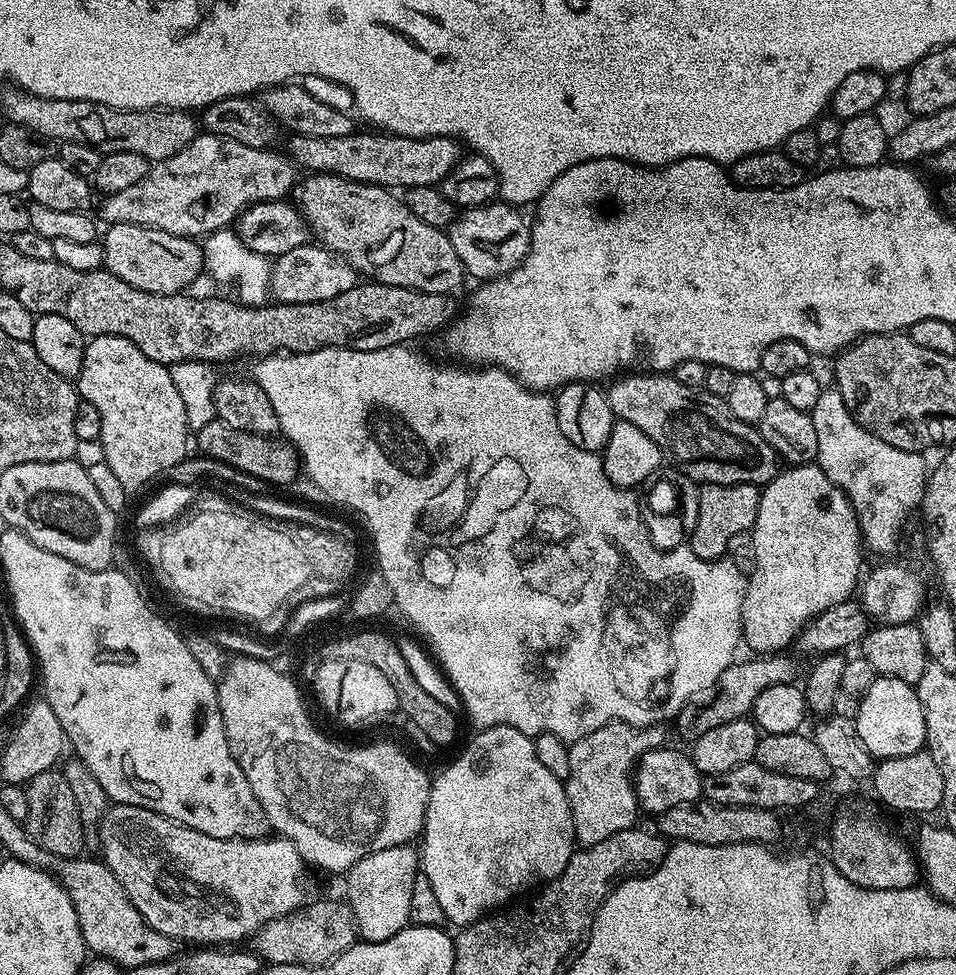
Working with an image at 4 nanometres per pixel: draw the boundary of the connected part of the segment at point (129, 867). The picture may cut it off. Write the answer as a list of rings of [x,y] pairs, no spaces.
[[[112,804],[100,823],[99,851],[102,853],[104,863],[108,865],[108,869],[118,878],[118,882],[122,882],[122,886],[126,890],[130,902],[134,902],[138,914],[142,914],[142,918],[146,918],[146,922],[150,926],[154,926],[154,930],[158,930],[158,934],[166,934],[174,942],[185,940],[188,946],[232,946],[235,945],[232,944],[235,940],[245,939],[244,941],[247,941],[255,936],[259,928],[266,926],[266,922],[274,922],[274,918],[282,918],[296,908],[303,908],[306,903],[306,897],[304,897],[306,861],[304,857],[290,841],[283,838],[268,839],[223,840],[222,838],[210,838],[210,834],[202,834],[184,824],[175,824],[170,818],[166,818],[154,810],[146,810],[142,806],[130,806],[129,804]]]

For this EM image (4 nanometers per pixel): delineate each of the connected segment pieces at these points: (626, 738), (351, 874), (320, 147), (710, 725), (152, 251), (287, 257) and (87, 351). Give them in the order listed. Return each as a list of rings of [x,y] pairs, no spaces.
[[[615,720],[594,730],[594,734],[586,734],[586,738],[571,741],[568,750],[570,774],[564,781],[564,792],[568,795],[577,845],[597,844],[610,838],[610,834],[618,834],[637,823],[636,764],[651,748],[665,747],[662,729],[660,724],[636,728],[633,724]]]
[[[412,844],[402,846],[390,846],[390,850],[378,850],[374,854],[366,854],[346,873],[348,880],[348,896],[346,902],[352,907],[352,913],[356,919],[356,931],[361,941],[373,944],[374,942],[386,942],[386,938],[394,938],[403,928],[410,924],[410,890],[414,890],[414,882],[422,868],[422,856],[415,852]]]
[[[353,130],[342,138],[293,135],[286,152],[293,164],[301,169],[308,168],[304,170],[309,173],[328,172],[332,176],[341,176],[359,184],[377,184],[379,188],[389,190],[407,190],[418,186],[437,187],[462,159],[462,144],[455,136],[410,138],[367,131]]]
[[[768,654],[763,658],[752,658],[756,660],[741,659],[722,670],[722,674],[718,674],[718,682],[706,686],[706,690],[698,690],[698,694],[691,696],[681,706],[674,717],[677,730],[688,742],[694,742],[702,734],[706,734],[706,730],[714,730],[714,726],[745,719],[751,713],[754,698],[758,698],[758,694],[762,694],[766,686],[791,684],[801,675],[799,662],[788,655]]]
[[[110,224],[107,225],[106,231],[108,233],[104,237],[102,236],[104,245],[103,271],[114,274],[114,278],[122,278],[122,282],[126,282],[138,290],[146,290],[163,296],[174,296],[191,289],[188,287],[199,278],[200,272],[202,276],[205,271],[204,249],[195,239],[166,234],[166,230],[147,228],[137,224]]]
[[[316,242],[298,246],[298,250],[289,250],[275,257],[272,264],[270,296],[281,304],[317,304],[330,298],[346,294],[358,283],[358,273],[348,265],[347,259],[337,256],[330,249]]]
[[[117,336],[91,337],[84,346],[82,370],[78,377],[78,396],[83,403],[93,404],[98,409],[98,415],[102,418],[102,434],[99,440],[102,444],[102,450],[105,451],[104,463],[110,466],[110,470],[114,470],[118,482],[122,482],[122,486],[129,494],[136,494],[139,488],[146,487],[155,476],[163,477],[172,467],[182,462],[189,455],[190,450],[188,450],[188,444],[190,448],[190,429],[186,422],[186,406],[182,406],[182,397],[178,394],[178,386],[174,386],[172,373],[165,365],[146,358],[146,354],[142,354],[142,350],[138,350],[138,346],[134,346],[134,342],[130,342],[126,338],[118,338]]]

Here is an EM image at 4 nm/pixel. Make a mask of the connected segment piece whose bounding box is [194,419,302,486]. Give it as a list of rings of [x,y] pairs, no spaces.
[[[218,419],[206,422],[206,426],[195,429],[194,444],[195,447],[196,444],[200,447],[198,452],[201,457],[214,459],[218,464],[229,464],[238,471],[264,480],[268,486],[292,484],[296,480],[296,475],[301,475],[302,472],[300,455],[287,439],[259,436],[246,430],[234,430],[226,426],[226,422]]]

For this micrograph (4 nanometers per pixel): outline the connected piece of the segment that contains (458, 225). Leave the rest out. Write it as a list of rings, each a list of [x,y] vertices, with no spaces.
[[[507,202],[483,204],[477,208],[465,208],[448,225],[446,231],[454,254],[464,263],[464,271],[469,277],[477,276],[477,281],[494,280],[514,271],[532,249],[532,230],[529,221],[519,207]]]

